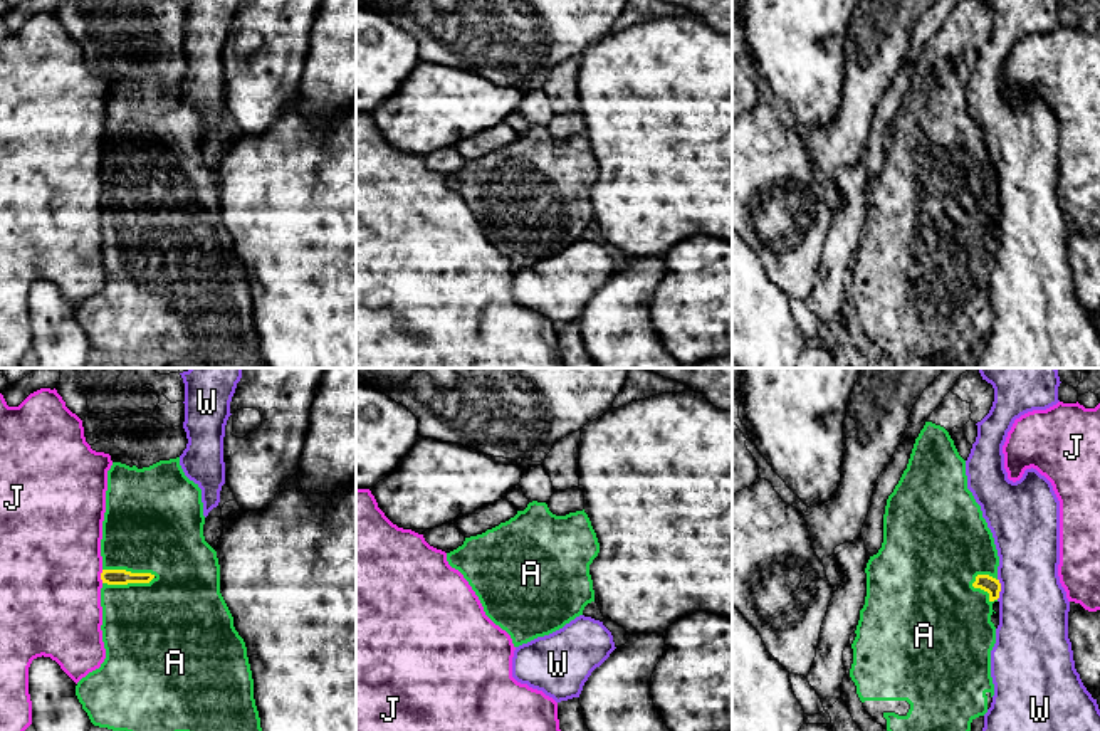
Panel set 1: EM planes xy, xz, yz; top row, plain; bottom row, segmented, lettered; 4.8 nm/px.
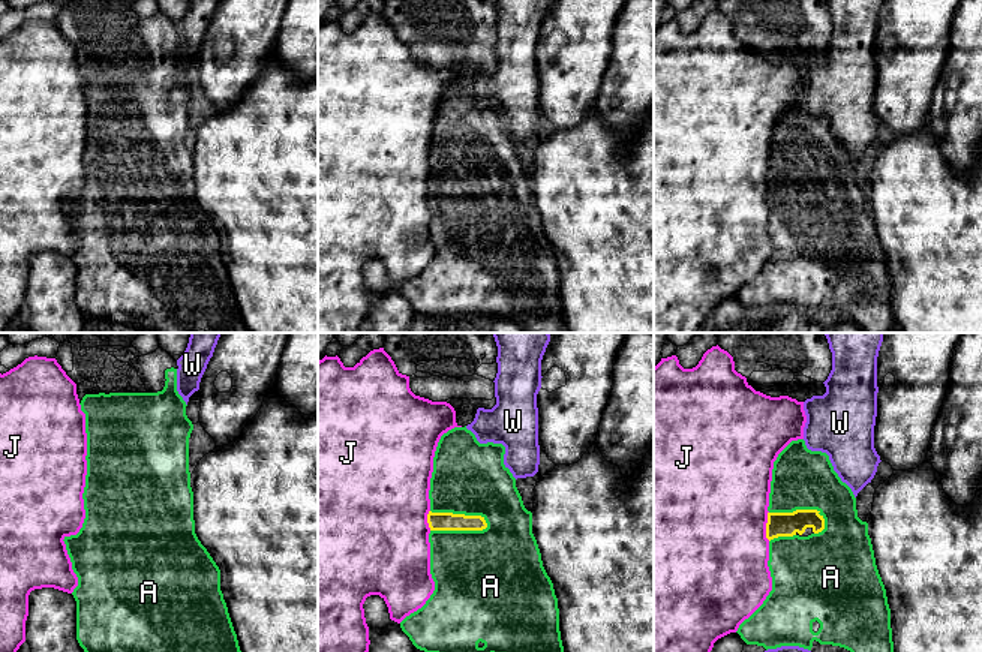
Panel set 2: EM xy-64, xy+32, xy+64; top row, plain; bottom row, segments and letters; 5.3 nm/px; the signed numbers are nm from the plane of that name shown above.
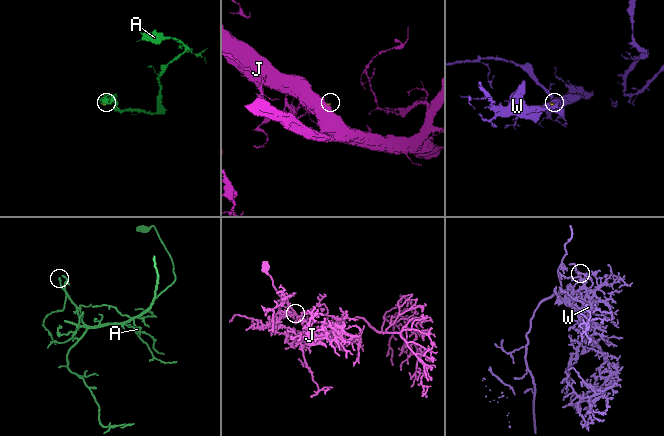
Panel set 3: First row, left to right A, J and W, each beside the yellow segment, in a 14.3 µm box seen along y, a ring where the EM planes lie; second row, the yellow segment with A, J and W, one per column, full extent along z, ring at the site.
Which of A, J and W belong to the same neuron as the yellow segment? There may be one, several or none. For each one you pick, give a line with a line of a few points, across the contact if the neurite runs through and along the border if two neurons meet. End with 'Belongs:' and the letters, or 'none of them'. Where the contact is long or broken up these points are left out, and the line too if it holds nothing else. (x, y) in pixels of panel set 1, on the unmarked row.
A: line xy (111, 200), (130, 195), (133, 175), (151, 148)
Belongs: A

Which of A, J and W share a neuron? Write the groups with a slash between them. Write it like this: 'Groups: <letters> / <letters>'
Groups: A / J / W

